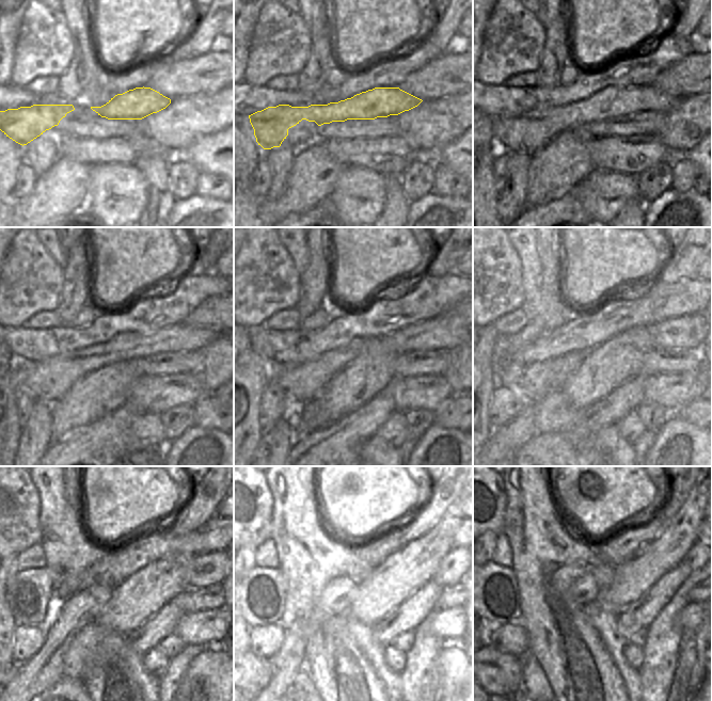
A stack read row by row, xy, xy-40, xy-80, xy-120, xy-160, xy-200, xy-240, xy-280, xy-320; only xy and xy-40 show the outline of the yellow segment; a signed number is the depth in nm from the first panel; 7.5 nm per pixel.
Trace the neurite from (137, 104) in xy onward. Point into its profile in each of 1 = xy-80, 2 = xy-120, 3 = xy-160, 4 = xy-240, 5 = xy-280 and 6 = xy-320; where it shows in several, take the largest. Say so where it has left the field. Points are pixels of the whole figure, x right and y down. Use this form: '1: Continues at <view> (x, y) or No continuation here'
1: Continues at xy-80 (611, 102)
2: Continues at xy-120 (180, 337)
3: Continues at xy-160 (442, 332)
4: Continues at xy-240 (206, 570)
5: Continues at xy-280 (451, 571)
6: Continues at xy-320 (690, 558).

